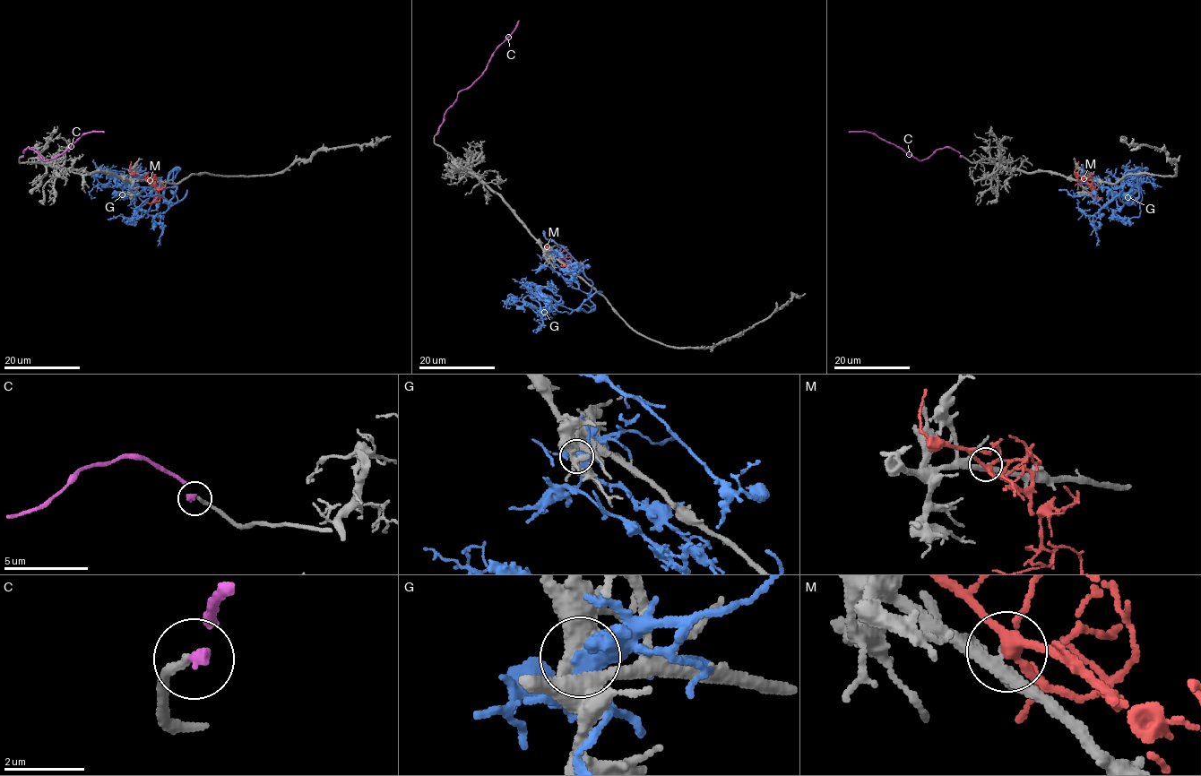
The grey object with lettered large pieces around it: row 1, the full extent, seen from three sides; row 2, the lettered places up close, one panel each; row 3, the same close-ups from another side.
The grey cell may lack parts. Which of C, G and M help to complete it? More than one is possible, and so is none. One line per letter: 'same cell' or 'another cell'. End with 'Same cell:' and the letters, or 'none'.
C: same cell
G: another cell
M: another cell
Same cell: C

